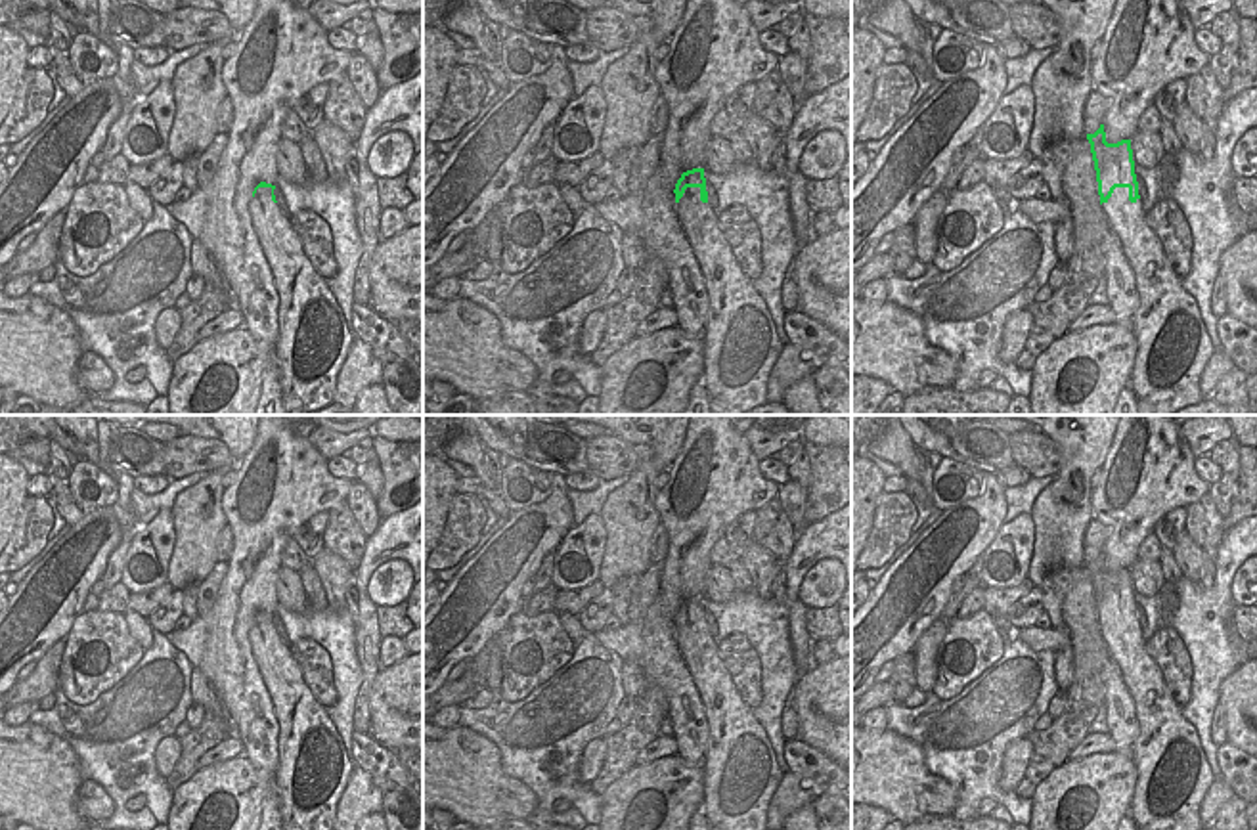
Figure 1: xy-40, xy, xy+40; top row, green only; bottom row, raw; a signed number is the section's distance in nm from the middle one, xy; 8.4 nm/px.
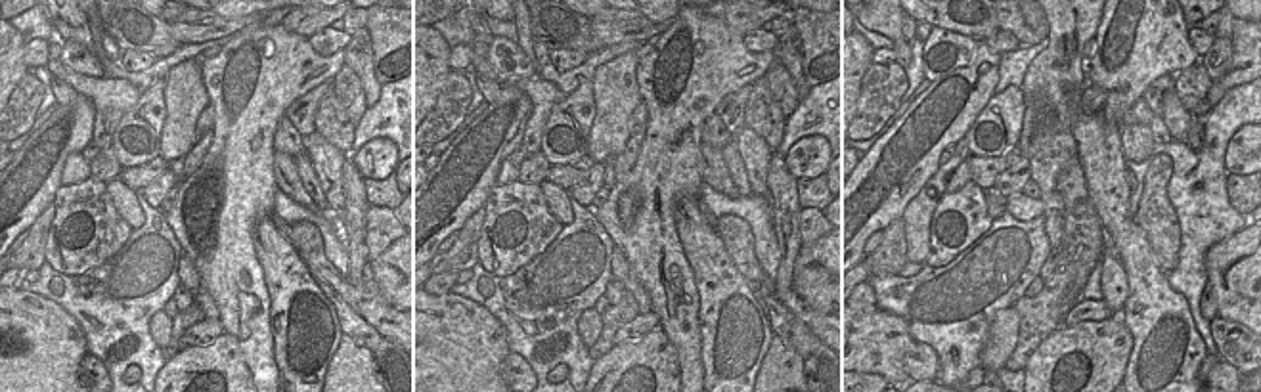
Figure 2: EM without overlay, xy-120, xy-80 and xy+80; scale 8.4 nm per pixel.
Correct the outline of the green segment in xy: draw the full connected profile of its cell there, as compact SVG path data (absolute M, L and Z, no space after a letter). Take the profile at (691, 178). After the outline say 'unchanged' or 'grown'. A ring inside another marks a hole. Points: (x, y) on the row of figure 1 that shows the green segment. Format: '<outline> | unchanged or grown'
M704 168L683 172L673 193L679 224L710 298L702 384L727 415L742 415L767 404L767 379L784 344L765 300L719 229Z | grown

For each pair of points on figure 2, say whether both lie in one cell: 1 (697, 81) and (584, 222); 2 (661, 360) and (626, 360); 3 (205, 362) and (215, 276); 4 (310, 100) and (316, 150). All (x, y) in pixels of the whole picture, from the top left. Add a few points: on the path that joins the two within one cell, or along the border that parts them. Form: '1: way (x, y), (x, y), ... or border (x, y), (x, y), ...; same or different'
1: border (592, 209), (615, 245); different
2: way (653, 360), (634, 360); same
3: border (224, 331), (238, 341), (249, 371); different
4: border (312, 130), (305, 138); different

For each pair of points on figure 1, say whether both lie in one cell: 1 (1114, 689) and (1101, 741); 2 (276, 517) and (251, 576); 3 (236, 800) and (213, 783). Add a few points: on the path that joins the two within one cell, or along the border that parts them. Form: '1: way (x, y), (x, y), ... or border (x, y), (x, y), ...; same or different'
1: border (1106, 733), (1116, 750); different
2: way (261, 532), (257, 553), (251, 561); same
3: way (230, 794), (219, 788); same

